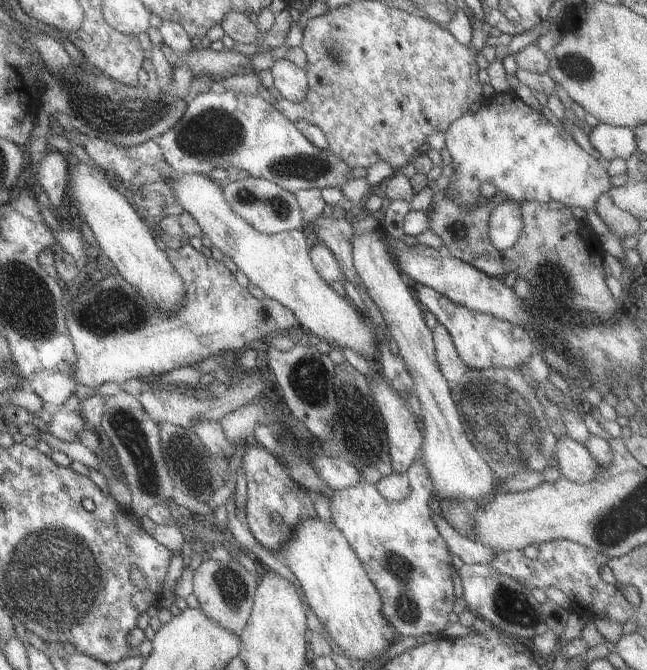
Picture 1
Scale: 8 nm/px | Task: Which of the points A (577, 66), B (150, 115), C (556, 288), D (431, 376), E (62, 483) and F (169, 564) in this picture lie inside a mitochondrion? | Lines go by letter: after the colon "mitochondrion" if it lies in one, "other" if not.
A: mitochondrion
B: mitochondrion
C: mitochondrion
D: other
E: other
F: other

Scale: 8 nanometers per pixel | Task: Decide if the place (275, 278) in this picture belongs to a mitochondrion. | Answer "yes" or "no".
no

